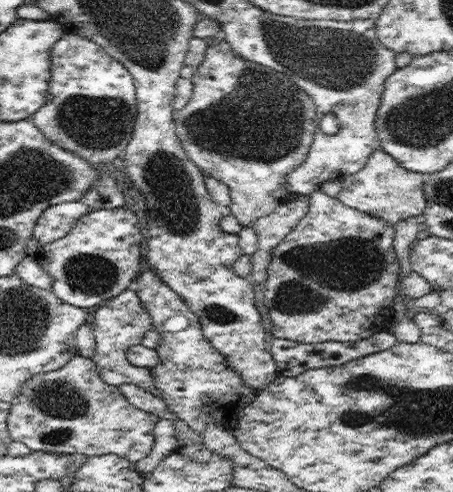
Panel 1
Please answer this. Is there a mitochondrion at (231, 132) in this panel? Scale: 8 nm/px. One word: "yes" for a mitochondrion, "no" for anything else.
yes

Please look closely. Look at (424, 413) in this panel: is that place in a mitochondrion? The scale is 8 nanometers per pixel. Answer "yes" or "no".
yes

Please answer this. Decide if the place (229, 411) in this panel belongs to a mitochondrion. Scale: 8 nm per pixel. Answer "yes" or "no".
no

